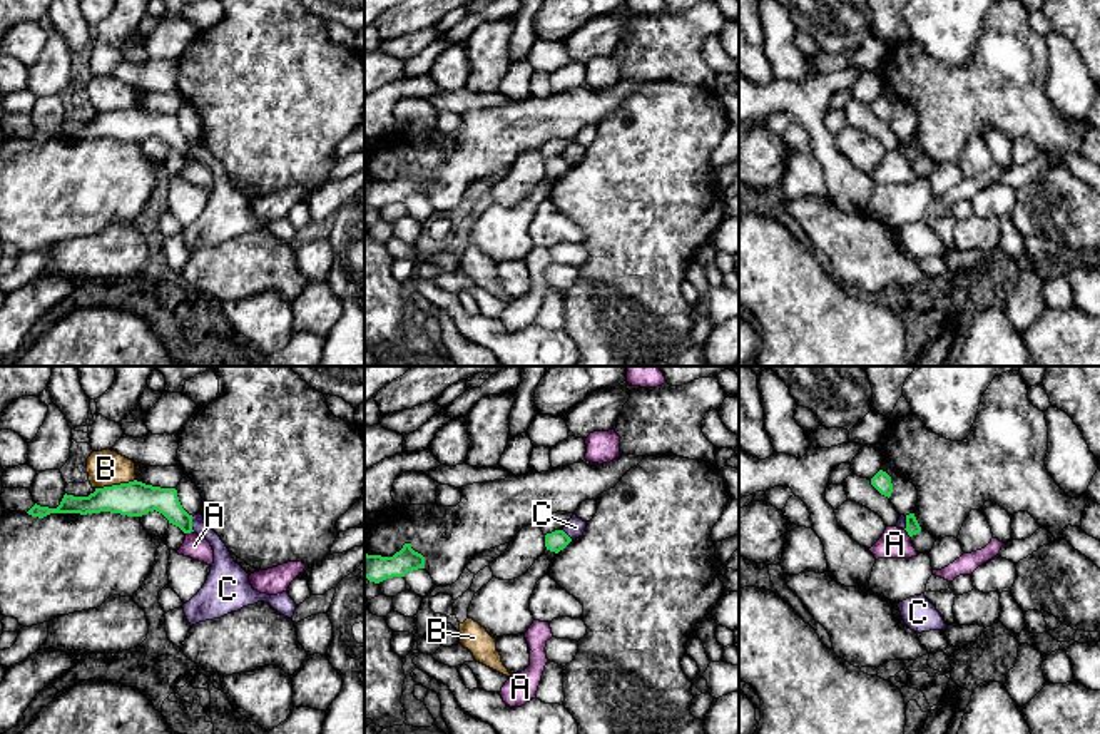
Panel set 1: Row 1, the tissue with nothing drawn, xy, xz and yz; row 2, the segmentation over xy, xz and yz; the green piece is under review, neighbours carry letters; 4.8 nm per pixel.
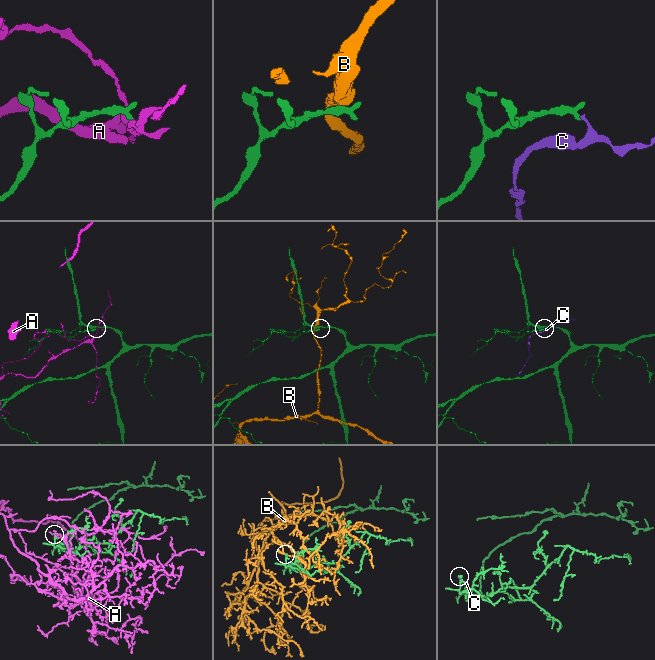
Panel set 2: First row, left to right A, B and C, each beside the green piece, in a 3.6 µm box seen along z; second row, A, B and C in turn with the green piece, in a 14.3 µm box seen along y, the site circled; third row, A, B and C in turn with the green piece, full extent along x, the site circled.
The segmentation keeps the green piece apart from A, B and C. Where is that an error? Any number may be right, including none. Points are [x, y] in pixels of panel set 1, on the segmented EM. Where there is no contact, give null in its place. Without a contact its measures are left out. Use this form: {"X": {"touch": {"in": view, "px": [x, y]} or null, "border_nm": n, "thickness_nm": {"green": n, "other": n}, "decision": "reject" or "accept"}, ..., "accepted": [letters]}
{"A": {"touch": {"in": "xy", "px": [189, 532]}, "border_nm": 40, "thickness_nm": {"green": 130, "other": 120}, "decision": "reject"}, "B": {"touch": {"in": "xy", "px": [114, 485]}, "border_nm": 200, "thickness_nm": {"green": 170, "other": 170}, "decision": "reject"}, "C": {"touch": {"in": "xy", "px": [191, 524]}, "border_nm": 70, "thickness_nm": {"green": 130, "other": 100}, "decision": "reject"}, "accepted": []}

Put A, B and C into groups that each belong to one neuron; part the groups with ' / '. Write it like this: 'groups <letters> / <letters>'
groups A / B / C

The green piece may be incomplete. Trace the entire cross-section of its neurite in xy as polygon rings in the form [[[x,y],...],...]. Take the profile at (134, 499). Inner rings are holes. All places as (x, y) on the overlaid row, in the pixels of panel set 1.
[[[129,482],[104,488],[95,488],[89,497],[64,495],[57,508],[33,505],[27,513],[43,518],[50,513],[120,513],[127,517],[142,517],[149,512],[162,513],[169,523],[179,527],[184,533],[192,530],[192,515],[189,515],[177,497],[176,488],[160,488],[142,482]]]

